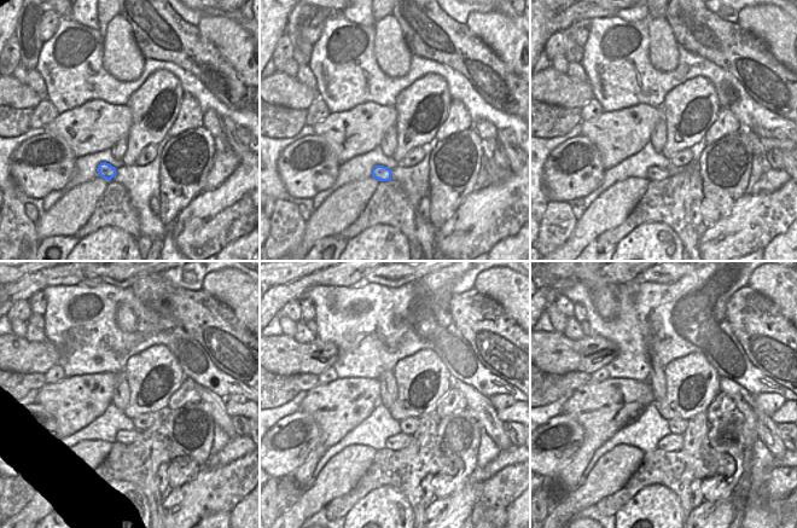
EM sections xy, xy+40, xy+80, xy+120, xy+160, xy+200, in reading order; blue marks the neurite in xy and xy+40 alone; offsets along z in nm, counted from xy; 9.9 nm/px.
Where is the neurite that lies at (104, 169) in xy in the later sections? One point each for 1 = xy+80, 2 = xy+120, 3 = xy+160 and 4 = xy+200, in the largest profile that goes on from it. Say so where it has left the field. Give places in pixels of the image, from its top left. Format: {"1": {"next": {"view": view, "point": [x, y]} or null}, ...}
{"1": {"next": {"view": "xy+80", "point": [653, 173]}}, "2": {"next": {"view": "xy+120", "point": [126, 437]}}, "3": {"next": {"view": "xy+160", "point": [401, 440]}}, "4": {"next": {"view": "xy+200", "point": [670, 442]}}}

